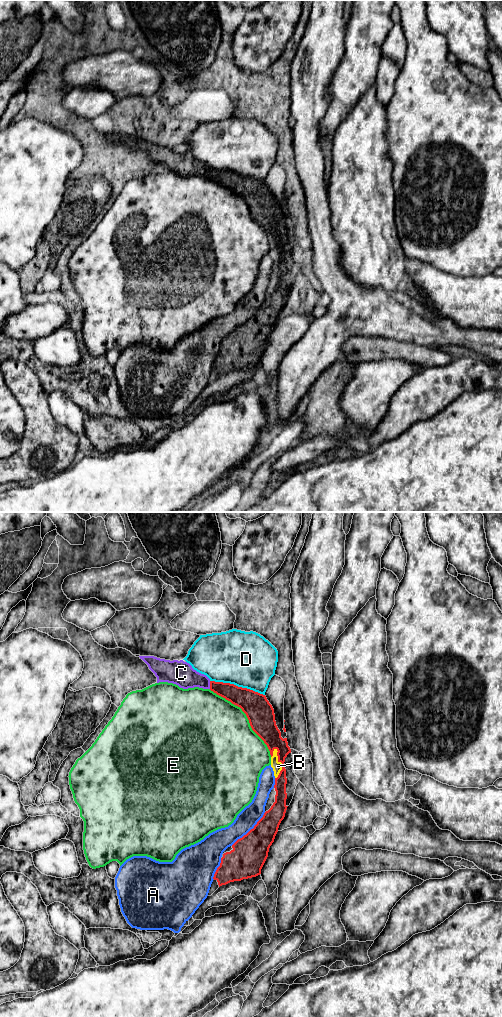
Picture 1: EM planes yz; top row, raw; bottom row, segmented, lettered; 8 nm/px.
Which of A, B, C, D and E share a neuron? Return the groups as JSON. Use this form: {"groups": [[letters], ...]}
{"groups": [["A"], ["B", "D"], ["C"], ["E"]]}

